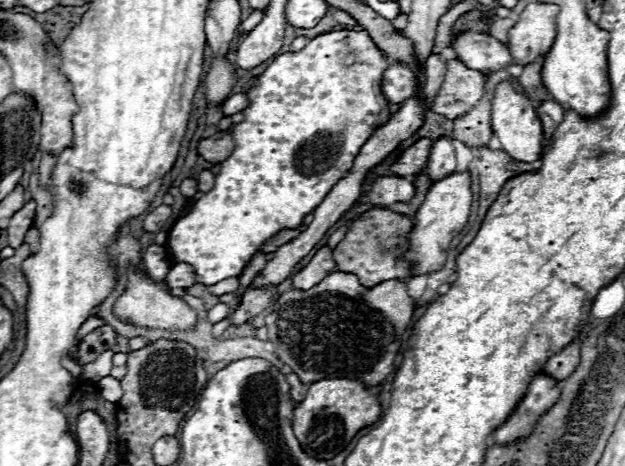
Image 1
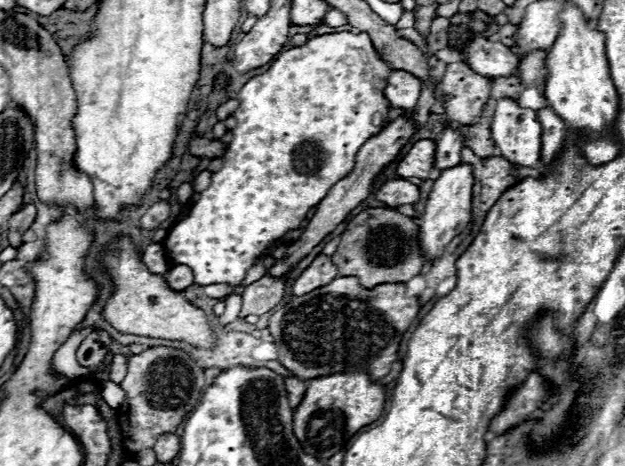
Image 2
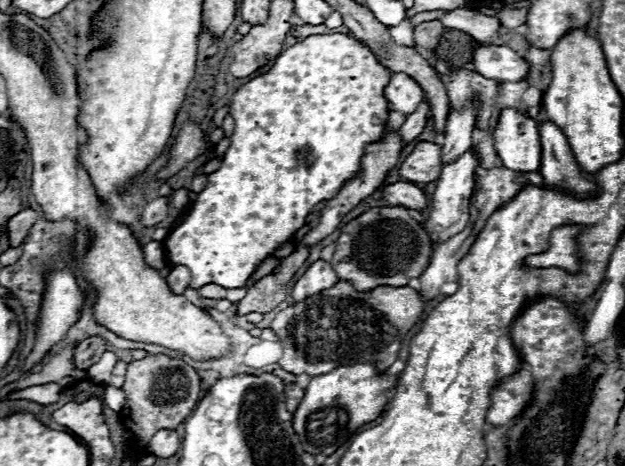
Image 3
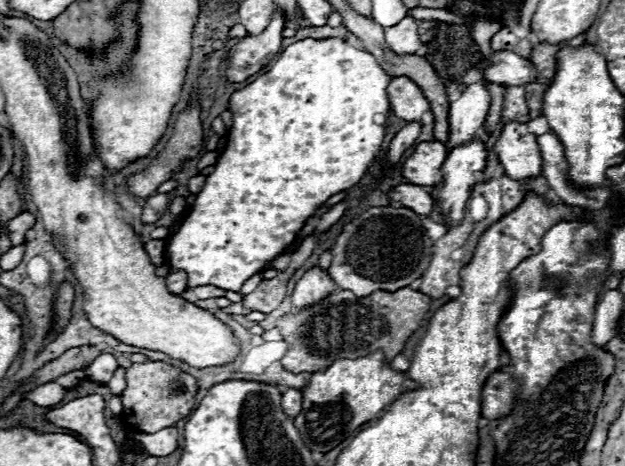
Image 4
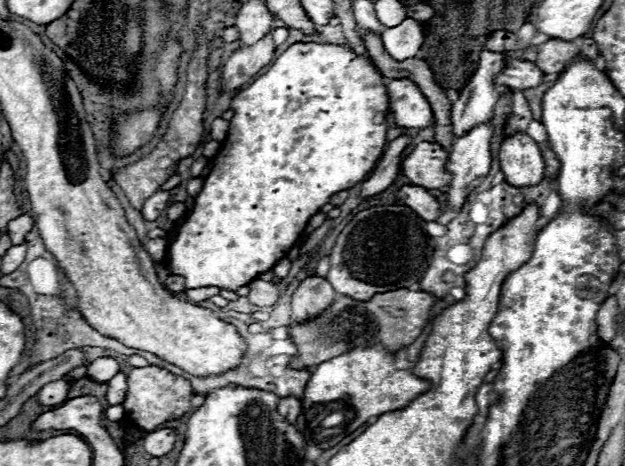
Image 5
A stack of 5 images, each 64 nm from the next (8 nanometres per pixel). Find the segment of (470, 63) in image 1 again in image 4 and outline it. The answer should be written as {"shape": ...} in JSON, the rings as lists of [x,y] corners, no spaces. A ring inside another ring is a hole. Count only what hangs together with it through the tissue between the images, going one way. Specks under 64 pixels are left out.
{"shape":[[[498,50],[498,62],[490,62],[484,70],[484,78],[494,84],[522,86],[536,80],[536,68],[530,60],[510,52]]]}

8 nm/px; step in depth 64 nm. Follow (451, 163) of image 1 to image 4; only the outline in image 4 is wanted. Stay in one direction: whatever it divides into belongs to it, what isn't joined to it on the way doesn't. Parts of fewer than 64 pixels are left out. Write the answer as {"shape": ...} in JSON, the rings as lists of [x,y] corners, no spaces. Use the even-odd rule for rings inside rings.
{"shape":[[[482,82],[470,84],[462,96],[450,104],[450,134],[446,140],[446,150],[452,152],[456,146],[466,144],[474,138],[476,130],[482,126],[490,108],[490,94]]]}

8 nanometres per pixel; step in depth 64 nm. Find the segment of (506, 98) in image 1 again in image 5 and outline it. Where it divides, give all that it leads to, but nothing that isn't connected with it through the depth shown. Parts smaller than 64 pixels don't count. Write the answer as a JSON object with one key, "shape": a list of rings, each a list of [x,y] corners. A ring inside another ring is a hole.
{"shape":[[[516,132],[498,146],[498,162],[512,186],[532,186],[544,178],[544,158],[538,144],[524,132]]]}

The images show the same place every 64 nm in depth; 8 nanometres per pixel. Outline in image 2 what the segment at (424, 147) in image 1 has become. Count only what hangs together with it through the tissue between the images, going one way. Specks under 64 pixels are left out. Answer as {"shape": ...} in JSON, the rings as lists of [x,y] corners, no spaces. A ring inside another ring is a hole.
{"shape":[[[418,140],[412,150],[398,162],[396,174],[400,178],[430,178],[436,144],[432,140]]]}

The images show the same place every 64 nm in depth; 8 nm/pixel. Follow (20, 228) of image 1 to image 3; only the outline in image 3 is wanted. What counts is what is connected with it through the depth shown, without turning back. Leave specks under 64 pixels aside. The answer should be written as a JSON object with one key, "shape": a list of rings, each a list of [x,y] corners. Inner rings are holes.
{"shape":[[[24,208],[22,212],[18,212],[8,220],[8,238],[12,248],[24,244],[24,236],[28,234],[34,222],[36,222],[36,212],[32,208]]]}

